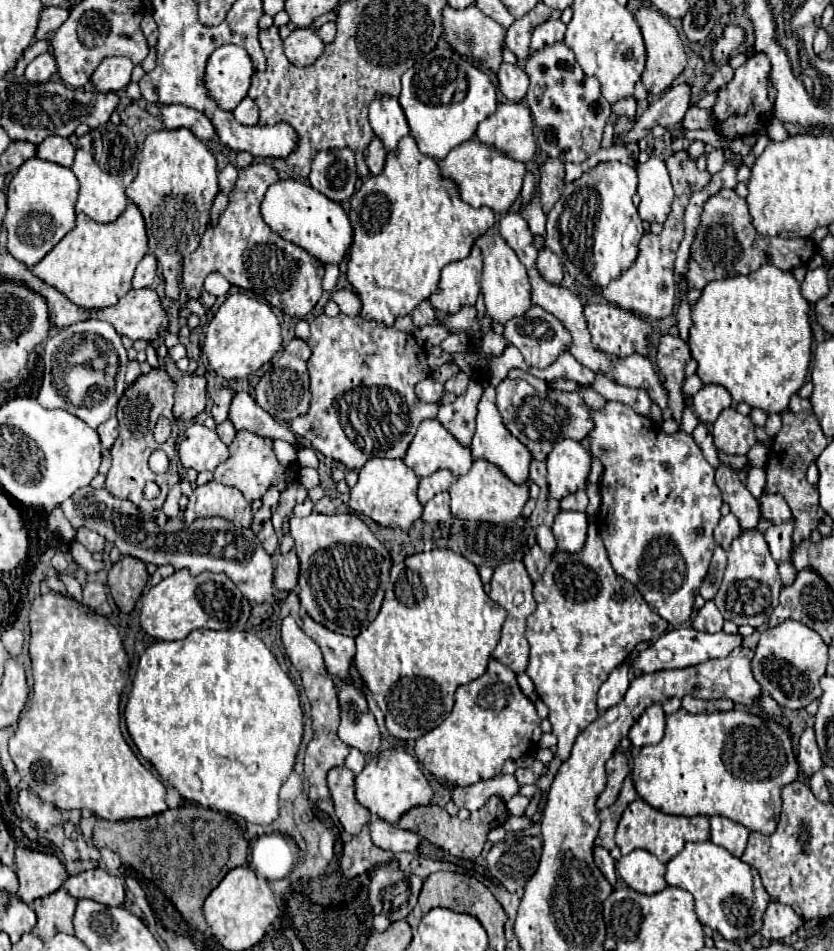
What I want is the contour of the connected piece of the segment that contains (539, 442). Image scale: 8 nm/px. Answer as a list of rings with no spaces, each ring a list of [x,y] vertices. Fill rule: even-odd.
[[[504,378],[496,386],[496,406],[504,418],[506,428],[512,436],[516,436],[532,454],[534,460],[546,460],[552,446],[564,438],[582,440],[588,436],[588,430],[592,430],[590,418],[588,418],[588,406],[578,396],[578,392],[538,392],[534,390],[526,380],[510,380]],[[526,400],[540,400],[538,406],[526,404]]]

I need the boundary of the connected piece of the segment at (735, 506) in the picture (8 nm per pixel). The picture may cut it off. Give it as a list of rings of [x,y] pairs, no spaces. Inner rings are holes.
[[[720,464],[716,468],[716,484],[722,490],[724,502],[730,506],[732,514],[738,518],[742,530],[756,528],[760,522],[760,504],[740,482],[736,470],[732,470],[726,464]]]

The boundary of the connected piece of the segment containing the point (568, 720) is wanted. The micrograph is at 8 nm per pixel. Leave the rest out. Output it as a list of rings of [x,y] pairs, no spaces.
[[[594,524],[588,526],[586,544],[580,552],[572,554],[558,550],[550,556],[544,574],[534,584],[534,600],[538,608],[526,622],[526,640],[530,642],[526,674],[532,678],[540,700],[550,708],[548,720],[552,724],[552,734],[558,738],[558,750],[554,756],[564,762],[570,756],[578,734],[598,718],[598,688],[608,680],[610,672],[632,654],[638,642],[660,638],[668,630],[668,624],[648,608],[640,592],[630,582],[614,572]]]

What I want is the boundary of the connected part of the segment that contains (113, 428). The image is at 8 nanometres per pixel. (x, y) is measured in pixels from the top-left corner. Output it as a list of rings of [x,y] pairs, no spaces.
[[[112,416],[112,418],[106,420],[104,424],[100,424],[100,426],[98,426],[98,434],[100,434],[102,446],[104,446],[104,448],[112,448],[114,440],[118,438],[118,420],[116,420],[116,416]]]

